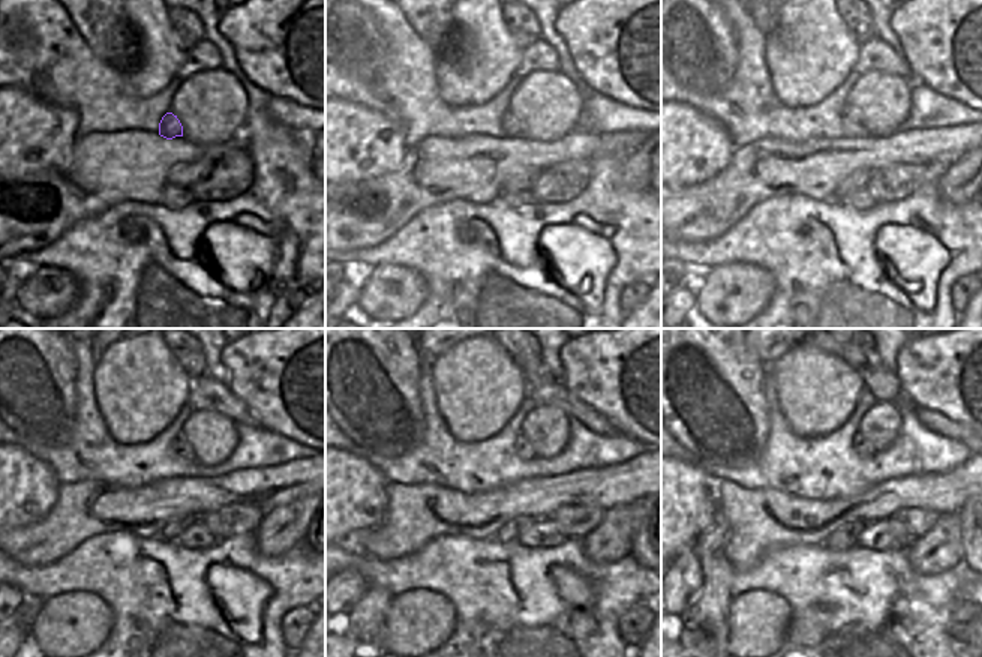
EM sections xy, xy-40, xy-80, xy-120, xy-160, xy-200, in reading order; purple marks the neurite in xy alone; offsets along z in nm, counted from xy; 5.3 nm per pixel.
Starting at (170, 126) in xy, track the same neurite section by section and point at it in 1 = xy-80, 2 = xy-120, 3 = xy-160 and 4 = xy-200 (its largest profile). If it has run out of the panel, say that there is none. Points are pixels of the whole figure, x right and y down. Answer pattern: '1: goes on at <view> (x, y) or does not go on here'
1: goes on at xy-80 (850, 117)
2: goes on at xy-120 (182, 447)
3: goes on at xy-160 (522, 447)
4: goes on at xy-200 (859, 443)

